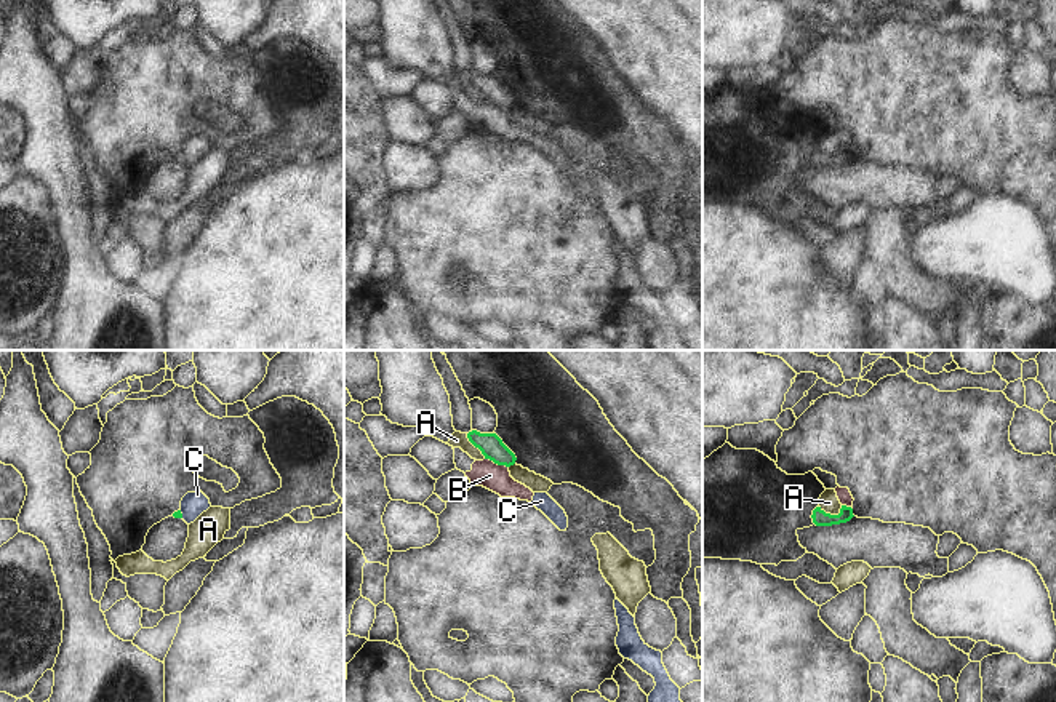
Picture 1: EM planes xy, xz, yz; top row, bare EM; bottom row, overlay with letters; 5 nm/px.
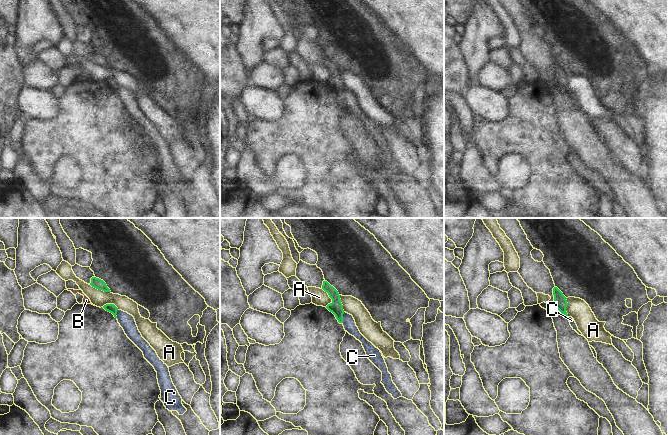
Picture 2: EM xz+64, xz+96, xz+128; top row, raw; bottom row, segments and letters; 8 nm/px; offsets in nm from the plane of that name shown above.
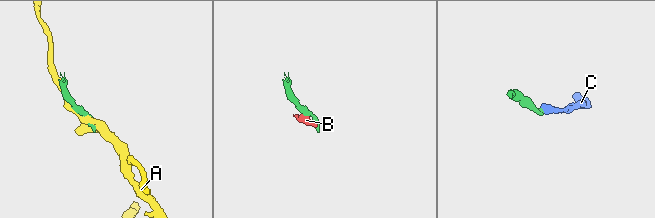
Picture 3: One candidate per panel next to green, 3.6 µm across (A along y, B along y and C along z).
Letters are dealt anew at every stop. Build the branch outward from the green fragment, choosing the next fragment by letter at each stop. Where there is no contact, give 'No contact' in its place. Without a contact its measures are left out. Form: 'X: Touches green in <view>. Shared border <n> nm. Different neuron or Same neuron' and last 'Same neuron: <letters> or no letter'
A: Touches green in yz. Shared border 120 nm. Different neuron
B: Touches green in xz. Shared border 130 nm. Different neuron
C: Touches green in xy. Shared border 50 nm. Different neuron
Same neuron: no letter

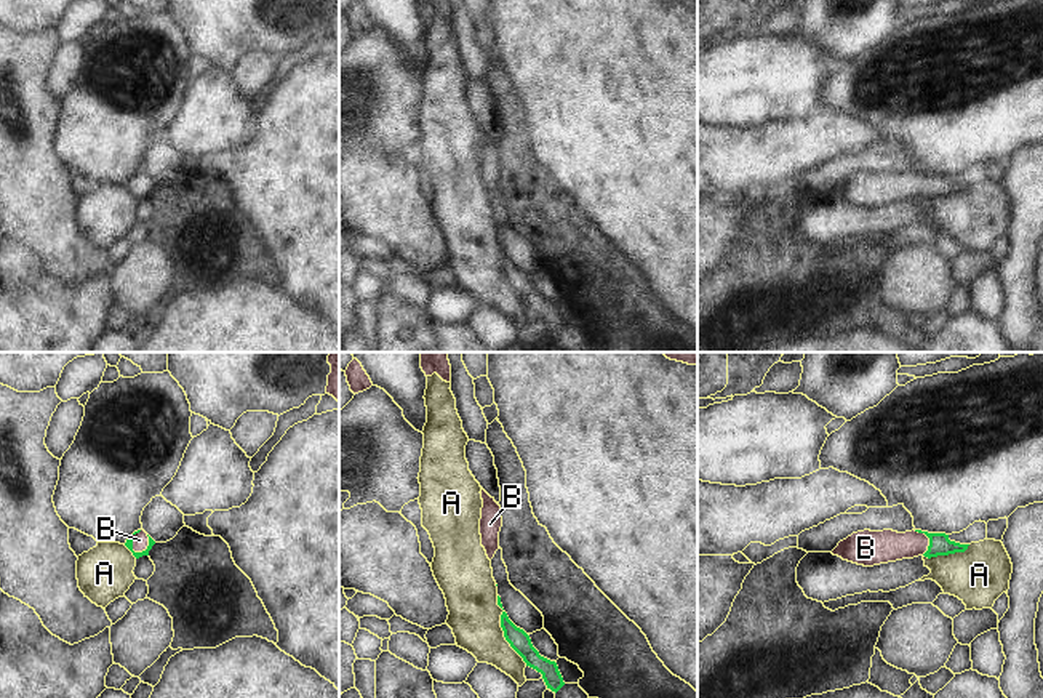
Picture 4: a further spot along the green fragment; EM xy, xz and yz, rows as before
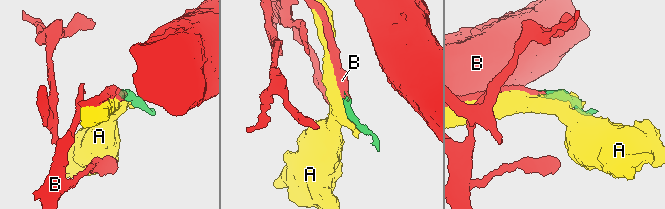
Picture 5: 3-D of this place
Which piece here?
A: Touches green in xz. Shared border 380 nm. Different neuron
B: Touches green in xy. Shared border 120 nm. Same neuron
Same neuron: B

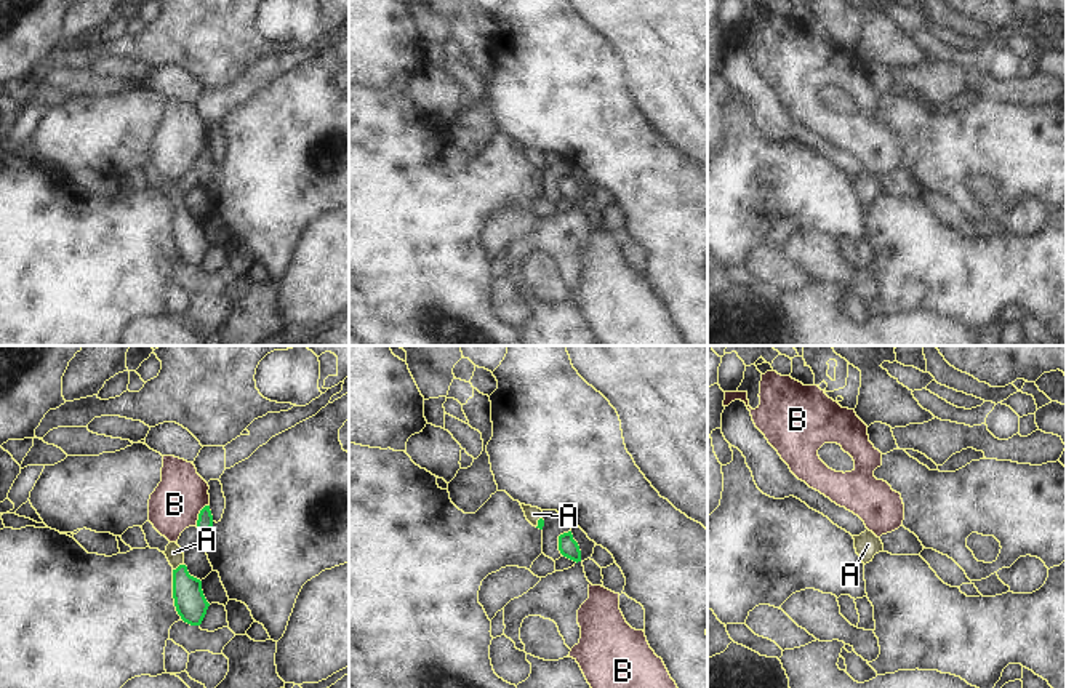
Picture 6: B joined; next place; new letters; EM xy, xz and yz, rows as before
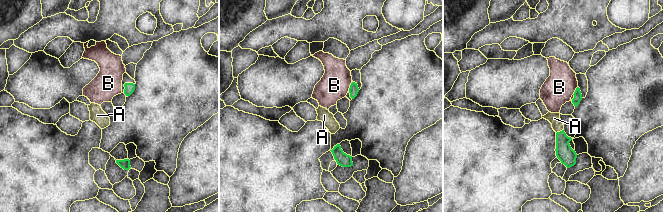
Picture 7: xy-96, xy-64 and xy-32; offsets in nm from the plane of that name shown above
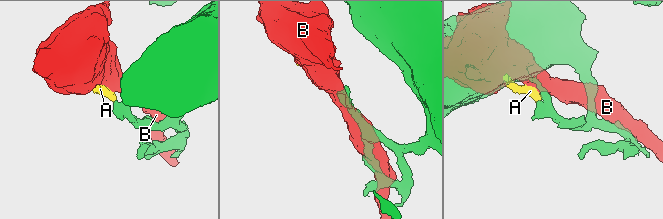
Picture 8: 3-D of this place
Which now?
A: Touches green in xy. Shared border 70 nm. Same neuron
B: Touches green in xy. Shared border 130 nm. Different neuron
Same neuron: A

